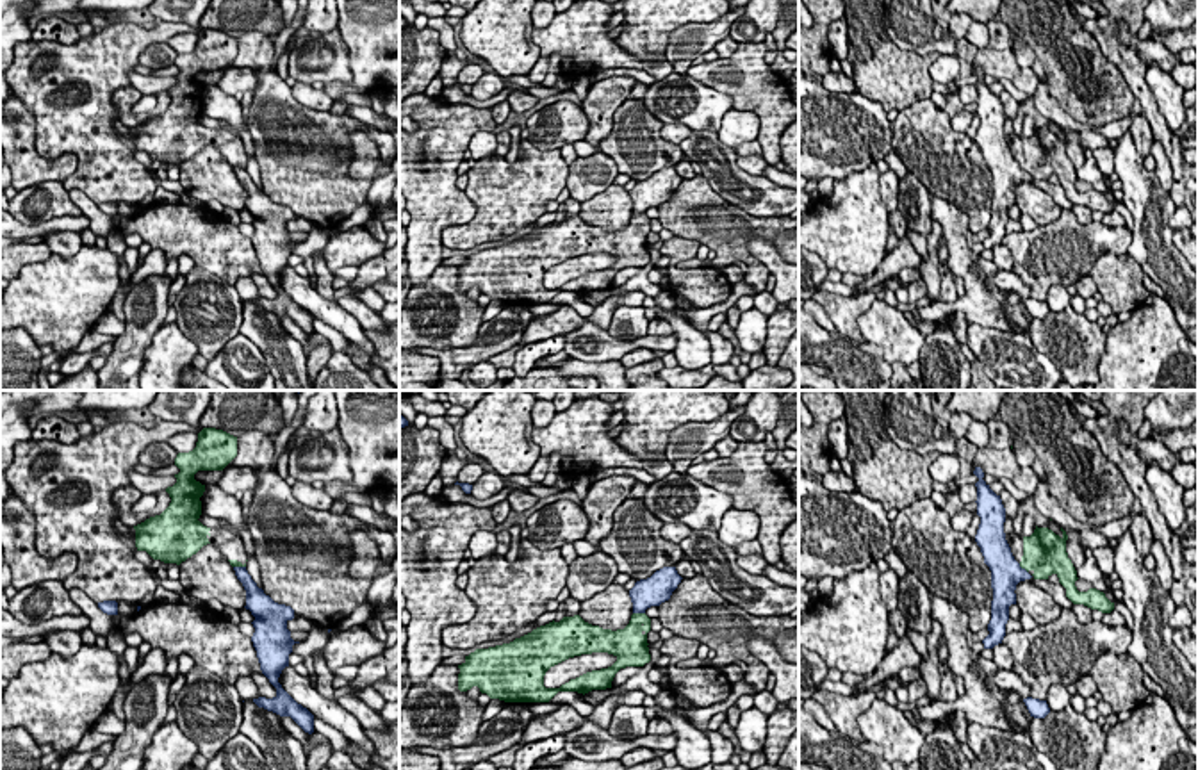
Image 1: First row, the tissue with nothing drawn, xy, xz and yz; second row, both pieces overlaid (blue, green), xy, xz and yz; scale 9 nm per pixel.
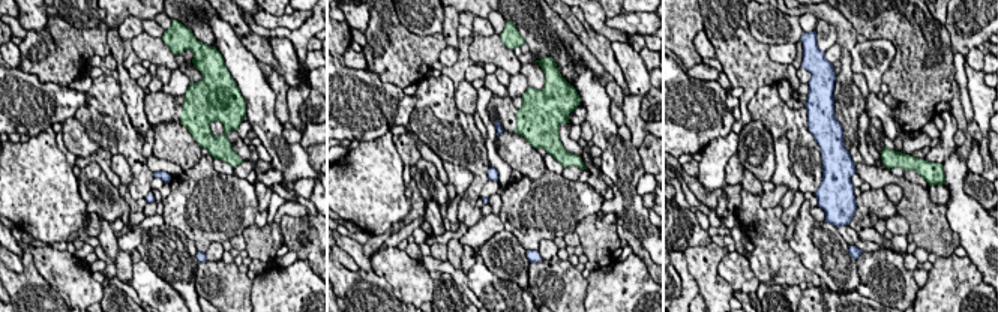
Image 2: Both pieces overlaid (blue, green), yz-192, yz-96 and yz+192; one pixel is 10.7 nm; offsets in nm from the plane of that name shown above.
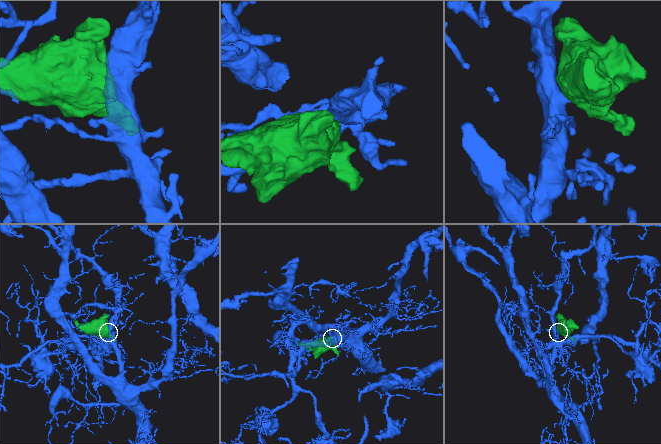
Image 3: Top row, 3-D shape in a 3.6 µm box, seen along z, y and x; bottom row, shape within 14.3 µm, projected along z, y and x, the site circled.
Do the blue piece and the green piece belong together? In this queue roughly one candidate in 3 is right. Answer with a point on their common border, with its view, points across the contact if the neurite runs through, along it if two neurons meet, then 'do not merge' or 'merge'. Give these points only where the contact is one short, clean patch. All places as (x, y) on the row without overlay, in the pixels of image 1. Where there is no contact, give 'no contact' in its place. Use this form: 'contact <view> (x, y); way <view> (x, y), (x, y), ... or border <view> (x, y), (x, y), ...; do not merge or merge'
contact xz (639, 212); border xz (633, 212), (644, 214); do not merge

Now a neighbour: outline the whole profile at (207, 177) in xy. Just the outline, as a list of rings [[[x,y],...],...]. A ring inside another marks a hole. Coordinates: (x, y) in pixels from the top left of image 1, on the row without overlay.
[[[214,144],[203,146],[196,155],[182,162],[178,180],[191,198],[205,205],[219,201],[237,212],[246,207],[242,184]]]

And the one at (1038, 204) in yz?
[[[1020,182],[1014,194],[1018,209],[1029,214],[1038,226],[1046,228],[1059,219],[1063,209],[1046,191],[1036,187],[1032,182]]]

